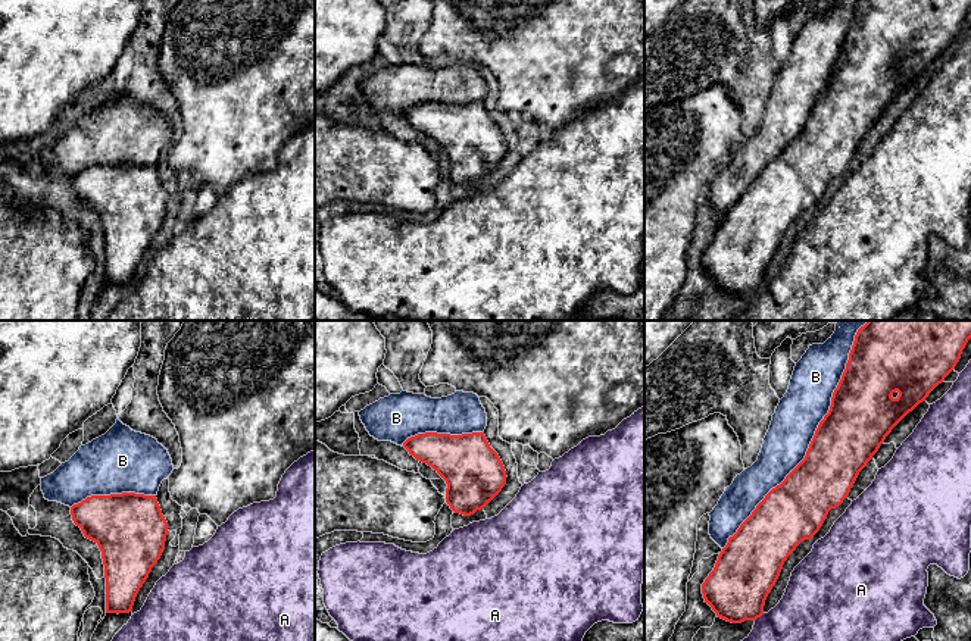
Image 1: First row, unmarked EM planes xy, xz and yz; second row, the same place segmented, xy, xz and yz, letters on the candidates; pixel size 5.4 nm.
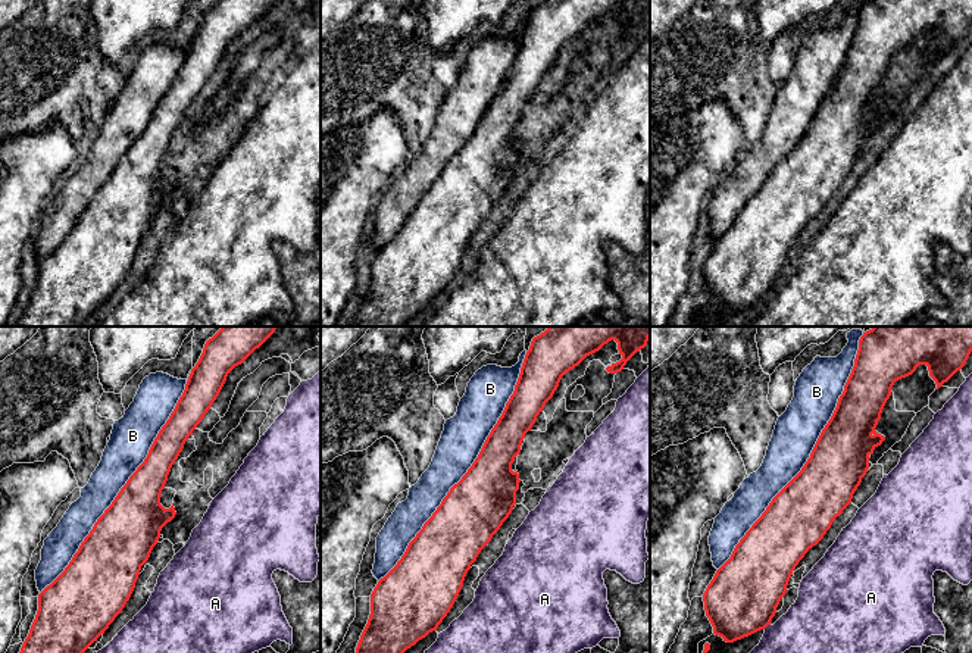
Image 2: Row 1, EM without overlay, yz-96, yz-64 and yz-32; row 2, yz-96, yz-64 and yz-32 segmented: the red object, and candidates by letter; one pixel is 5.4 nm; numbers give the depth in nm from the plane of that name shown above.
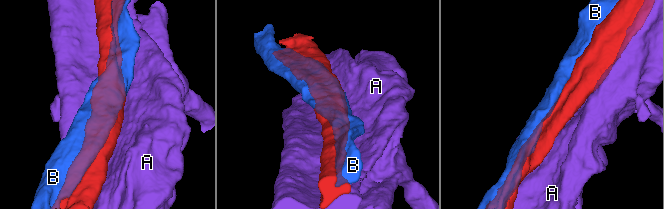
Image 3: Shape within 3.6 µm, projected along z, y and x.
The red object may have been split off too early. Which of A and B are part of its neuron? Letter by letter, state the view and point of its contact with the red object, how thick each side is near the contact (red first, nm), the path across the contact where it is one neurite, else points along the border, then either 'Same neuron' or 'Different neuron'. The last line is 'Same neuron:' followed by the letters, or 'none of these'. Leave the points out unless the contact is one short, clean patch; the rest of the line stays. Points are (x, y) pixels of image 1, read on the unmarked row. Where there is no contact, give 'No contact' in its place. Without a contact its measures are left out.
A: Touches red at yz (759, 287). Thickness 340 nm (red) against 480 nm. Different neuron
B: Touches red at yz (812, 110). Thickness 340 nm (red) against 260 nm. Different neuron
Same neuron: none of these

